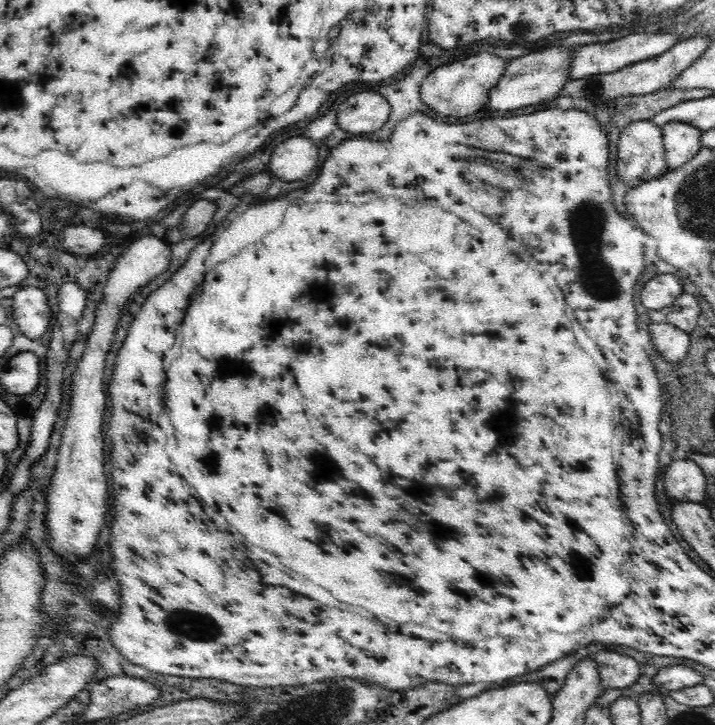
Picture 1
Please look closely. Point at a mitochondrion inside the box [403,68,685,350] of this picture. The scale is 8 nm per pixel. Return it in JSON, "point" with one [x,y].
{"point":[600,282]}

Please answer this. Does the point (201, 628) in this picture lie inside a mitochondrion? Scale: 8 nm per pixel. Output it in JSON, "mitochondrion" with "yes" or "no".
{"mitochondrion":"yes"}

